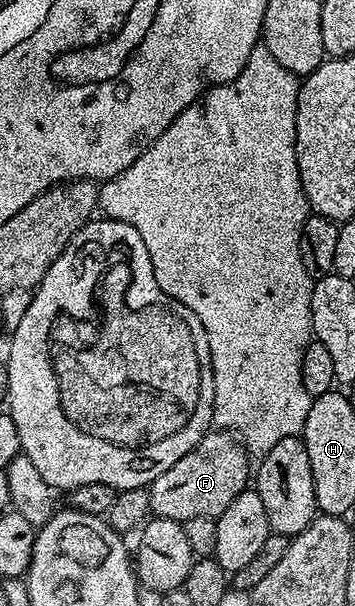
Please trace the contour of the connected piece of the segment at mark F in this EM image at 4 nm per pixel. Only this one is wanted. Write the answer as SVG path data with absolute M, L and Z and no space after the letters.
M220 428L210 429L208 434L201 437L199 444L195 444L195 448L191 448L191 452L183 456L183 460L175 460L175 464L171 464L171 468L167 468L163 476L149 483L147 489L150 511L156 517L182 524L189 524L192 518L217 519L225 511L227 504L231 504L231 500L235 500L235 496L239 496L250 485L251 462L249 466L249 461L251 461L251 455L236 434Z

